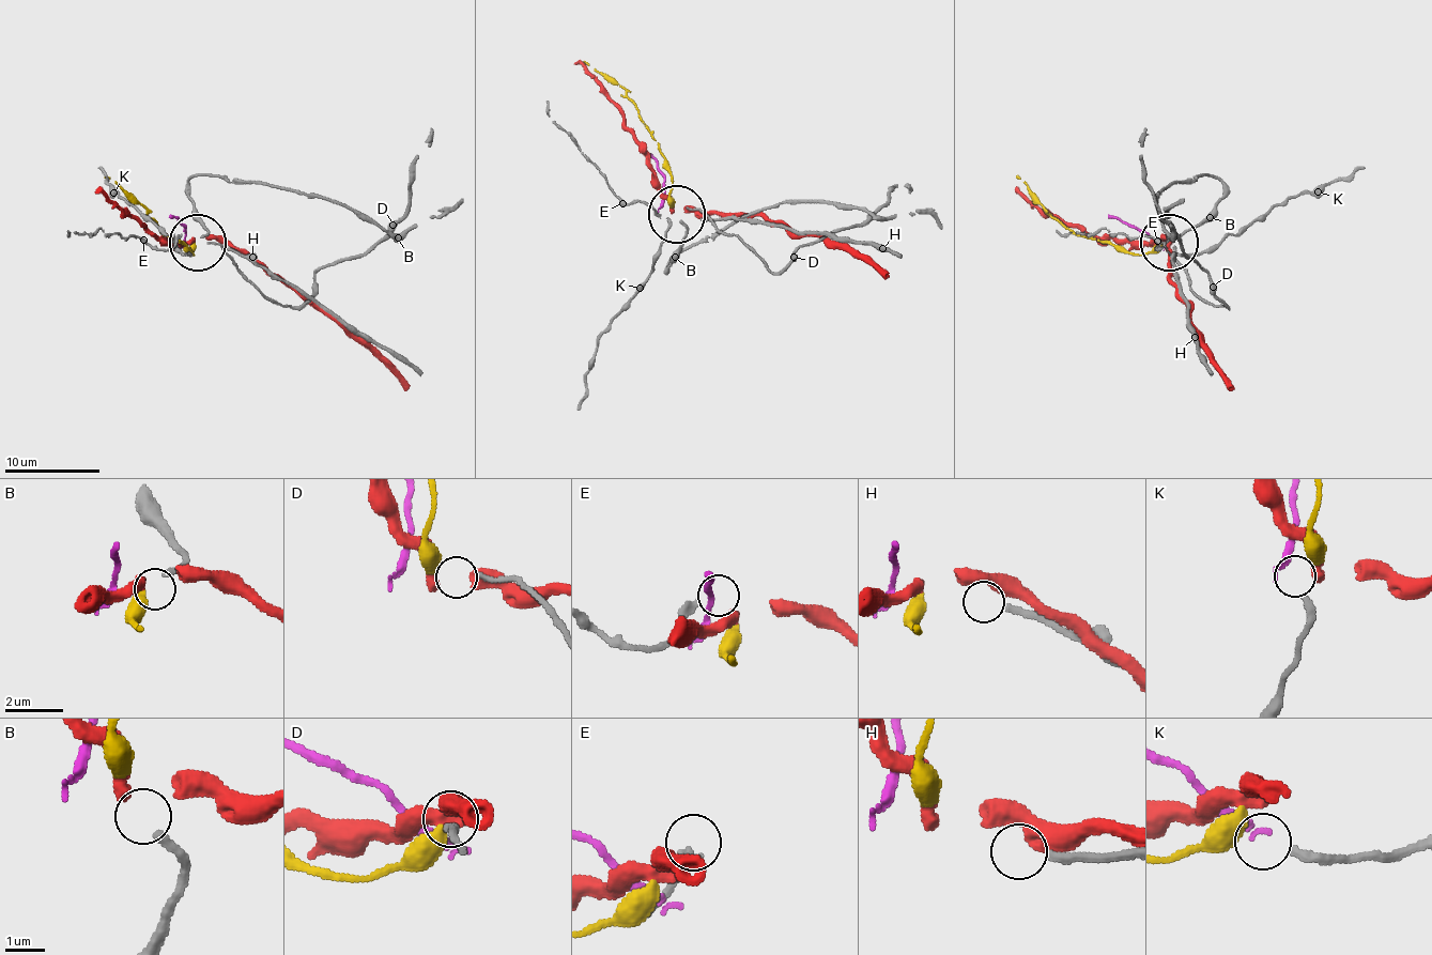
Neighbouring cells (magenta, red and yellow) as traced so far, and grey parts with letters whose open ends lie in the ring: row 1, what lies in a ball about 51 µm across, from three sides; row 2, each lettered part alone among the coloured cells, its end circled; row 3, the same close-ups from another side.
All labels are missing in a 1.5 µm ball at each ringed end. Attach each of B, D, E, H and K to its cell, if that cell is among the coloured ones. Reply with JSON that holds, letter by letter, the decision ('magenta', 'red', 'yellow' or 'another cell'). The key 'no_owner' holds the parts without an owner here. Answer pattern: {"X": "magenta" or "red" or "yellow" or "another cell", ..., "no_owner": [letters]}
{"B": "another cell", "D": "yellow", "E": "another cell", "H": "another cell", "K": "magenta", "no_owner": ["B", "E", "H"]}

